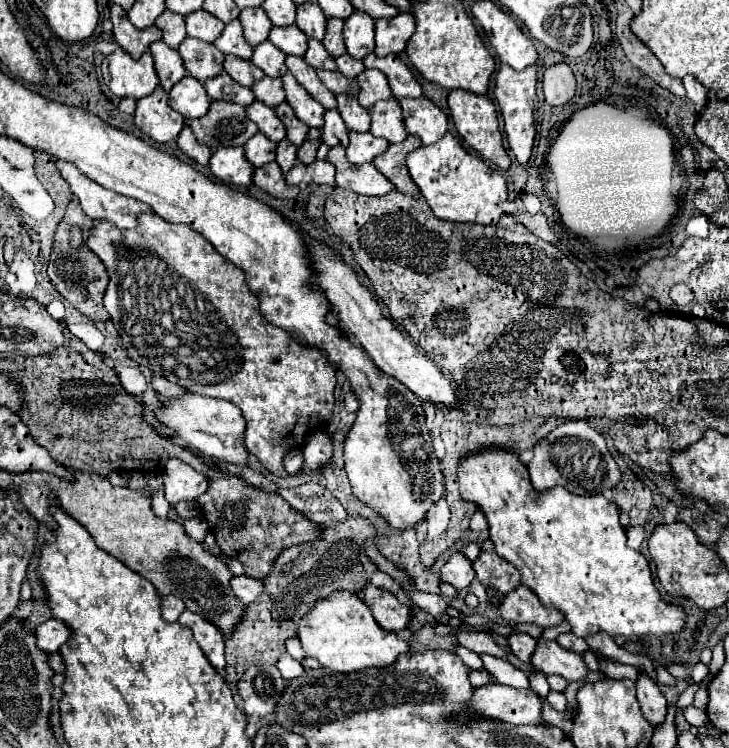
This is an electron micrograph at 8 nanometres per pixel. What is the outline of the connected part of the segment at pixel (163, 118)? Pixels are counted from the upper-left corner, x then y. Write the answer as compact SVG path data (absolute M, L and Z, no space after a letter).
M157 86L153 94L137 100L135 124L155 142L169 142L181 132L185 120L167 104L167 92Z

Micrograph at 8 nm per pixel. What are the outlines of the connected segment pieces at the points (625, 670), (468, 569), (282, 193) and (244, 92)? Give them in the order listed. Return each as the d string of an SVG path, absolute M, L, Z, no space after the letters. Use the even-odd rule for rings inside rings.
M599 660L599 666L607 676L611 676L615 680L629 678L629 680L637 682L637 678L639 678L639 670L635 666L627 666L627 664L619 664L619 662L601 662L601 660Z
M461 552L451 554L451 558L447 560L447 564L441 568L443 582L449 582L453 588L457 588L459 592L465 590L471 580L475 578L475 570L473 570L473 562L469 558L465 558Z
M271 162L267 166L255 168L253 172L253 184L265 192L269 192L273 198L295 198L299 194L297 186L287 186L285 178L281 174L281 168L277 162Z
M227 74L209 78L203 86L211 100L227 100L227 102L235 102L241 106L249 106L255 100L251 88L243 88L243 86L235 84Z

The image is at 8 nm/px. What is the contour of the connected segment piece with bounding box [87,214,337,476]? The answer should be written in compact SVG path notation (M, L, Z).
M139 214L139 228L137 230L119 230L109 222L95 222L91 236L87 240L87 246L103 260L103 264L107 266L109 272L109 286L103 298L105 310L111 314L111 320L123 340L123 346L127 348L127 354L131 360L135 360L139 366L149 368L155 376L163 376L171 382L177 382L179 386L187 388L193 394L203 394L203 396L213 396L213 398L225 398L231 400L235 406L241 408L243 418L247 420L247 430L245 430L245 446L249 452L253 452L263 466L279 476L285 476L285 468L283 468L283 454L293 450L299 450L305 442L305 438L315 430L317 422L329 422L331 420L331 412L333 412L333 390L335 390L335 372L337 368L333 364L327 362L325 354L319 352L317 348L311 346L301 346L295 340L291 340L291 336L287 332L283 332L281 328L273 326L271 322L267 322L261 312L259 312L259 302L257 296L253 292L249 292L247 284L245 284L245 274L235 268L227 258L223 258L201 234L197 234L195 230L191 230L189 226L183 224L171 224L167 220L163 220L157 214Z

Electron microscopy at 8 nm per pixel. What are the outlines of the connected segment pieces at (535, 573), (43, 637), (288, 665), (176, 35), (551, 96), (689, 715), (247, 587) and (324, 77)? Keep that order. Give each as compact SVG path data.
M489 450L463 460L457 468L457 474L461 498L475 502L487 516L489 536L495 544L495 552L521 572L521 584L533 590L545 608L555 608L565 616L565 622L571 626L575 636L589 638L593 634L607 632L613 638L625 636L631 640L675 634L683 630L683 606L673 606L661 598L647 558L627 546L625 528L619 524L619 508L603 494L591 498L575 496L563 486L535 492L525 464L521 464L515 454L501 450Z
M55 618L39 624L35 632L39 648L49 654L59 652L59 648L69 640L69 636L71 636L71 628L67 628L67 622Z
M283 654L283 656L277 660L275 666L279 668L279 672L281 672L281 676L283 676L283 680L285 680L287 684L303 674L303 666L301 666L301 662L293 660L289 654Z
M165 10L165 12L157 18L155 26L163 32L163 38L161 38L161 40L163 40L169 48L179 48L181 40L187 36L187 34L185 34L185 18L179 16L179 14L175 14L175 12L169 12L169 10Z
M559 62L545 70L543 74L543 94L547 104L551 106L563 106L567 104L575 94L575 76L569 68L569 64Z
M688 706L683 708L683 714L690 725L700 727L705 726L709 722L705 710Z
M235 576L235 578L231 578L231 590L243 604L249 604L259 596L261 582L255 578L249 578L249 576Z
M321 70L317 72L317 76L321 78L323 86L329 88L333 94L341 94L341 92L347 92L349 96L355 96L359 92L359 86L355 82L355 78L345 78L343 74L339 74L337 70L335 72L329 72L329 70Z

